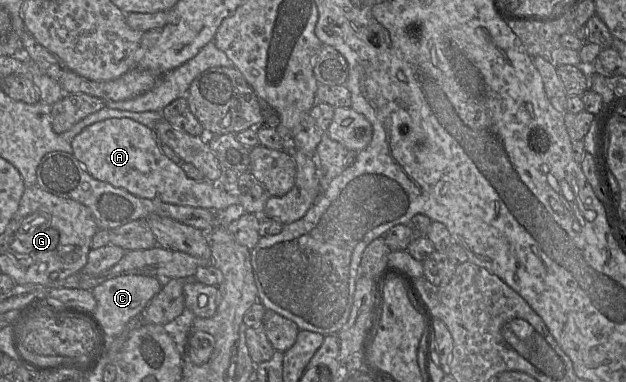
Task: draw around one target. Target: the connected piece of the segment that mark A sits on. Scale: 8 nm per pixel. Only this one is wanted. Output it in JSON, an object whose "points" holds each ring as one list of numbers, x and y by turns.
{"points":[[109,118,93,123,77,134,71,145,72,154,93,178,136,196,209,210,235,211,239,208,240,194,229,193,218,183,189,178,161,151,154,130,130,118]]}

